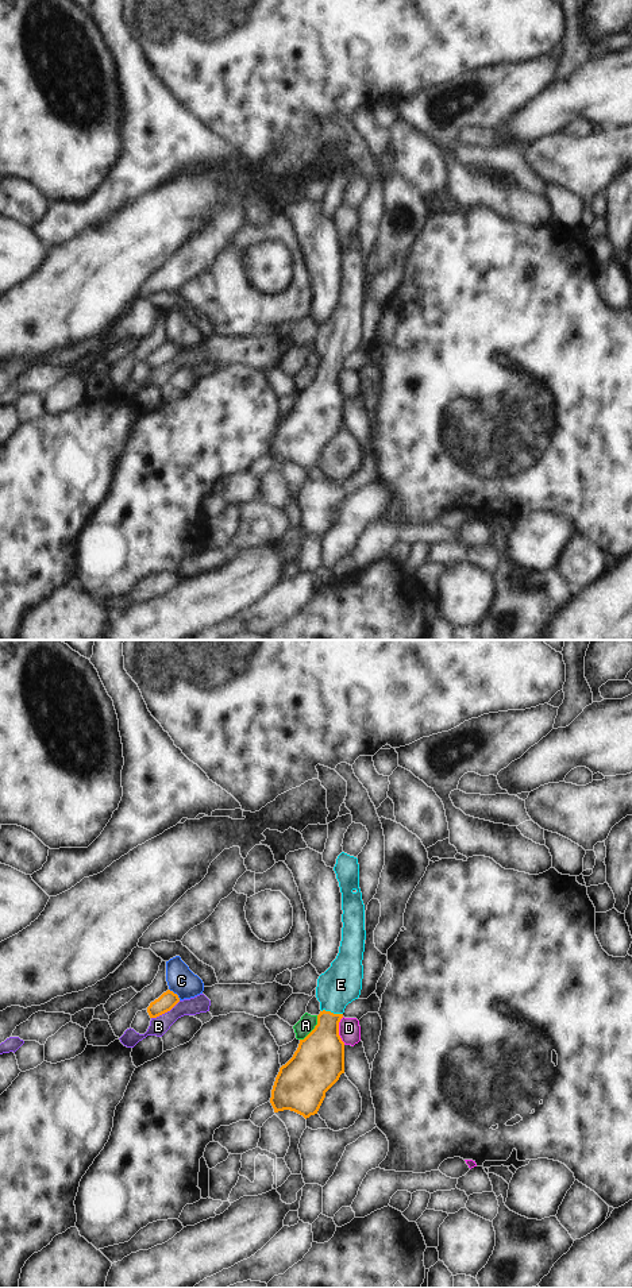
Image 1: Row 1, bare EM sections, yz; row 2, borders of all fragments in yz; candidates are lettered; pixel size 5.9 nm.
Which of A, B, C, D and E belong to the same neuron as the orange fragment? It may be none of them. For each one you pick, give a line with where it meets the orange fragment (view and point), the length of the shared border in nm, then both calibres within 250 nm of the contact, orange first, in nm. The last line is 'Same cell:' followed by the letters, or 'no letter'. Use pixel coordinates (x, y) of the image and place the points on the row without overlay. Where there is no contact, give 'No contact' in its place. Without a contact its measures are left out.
E: Touches orange at yz (332, 365). Shared border 130 nm. Thickness 280 nm (orange) against 240 nm
Same cell: E.

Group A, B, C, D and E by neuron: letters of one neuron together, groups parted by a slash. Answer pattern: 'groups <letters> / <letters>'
groups A B D / C / E

